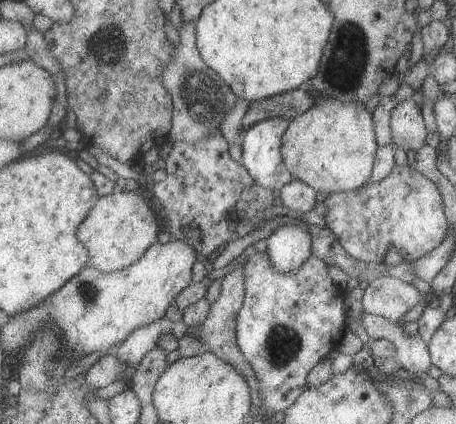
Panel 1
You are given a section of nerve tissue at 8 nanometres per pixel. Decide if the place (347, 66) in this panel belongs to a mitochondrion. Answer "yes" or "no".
yes

